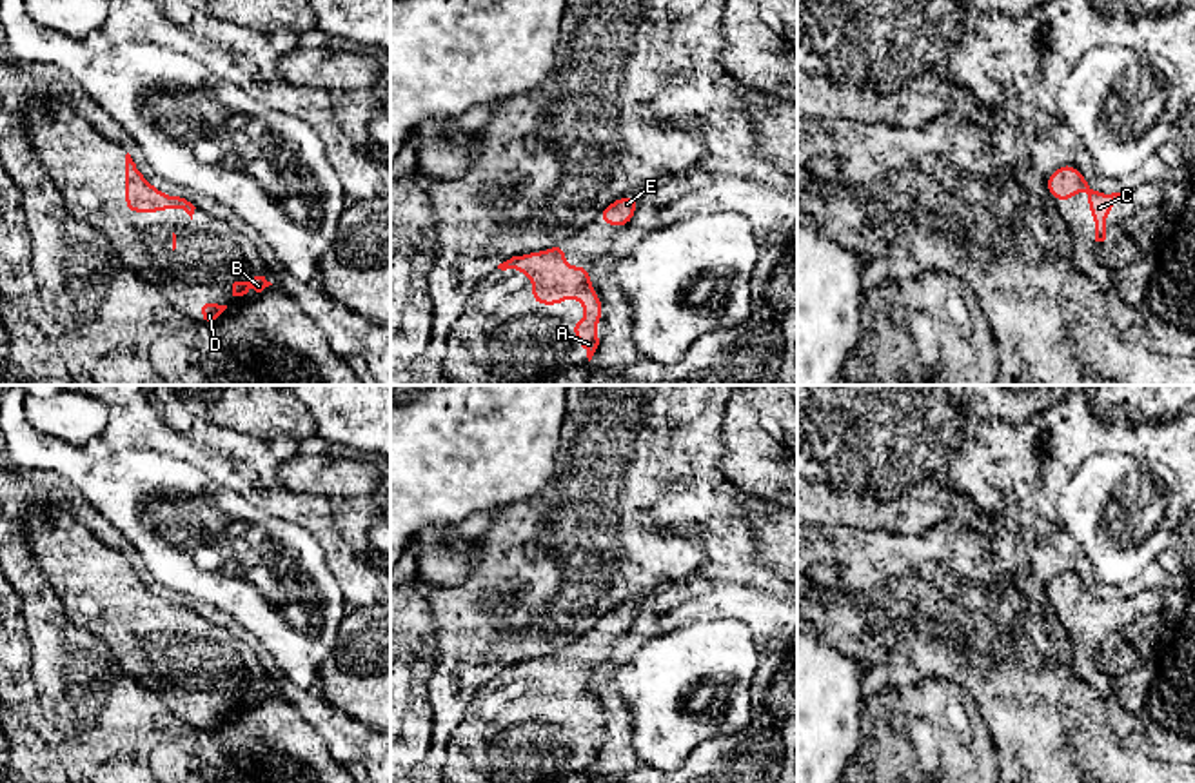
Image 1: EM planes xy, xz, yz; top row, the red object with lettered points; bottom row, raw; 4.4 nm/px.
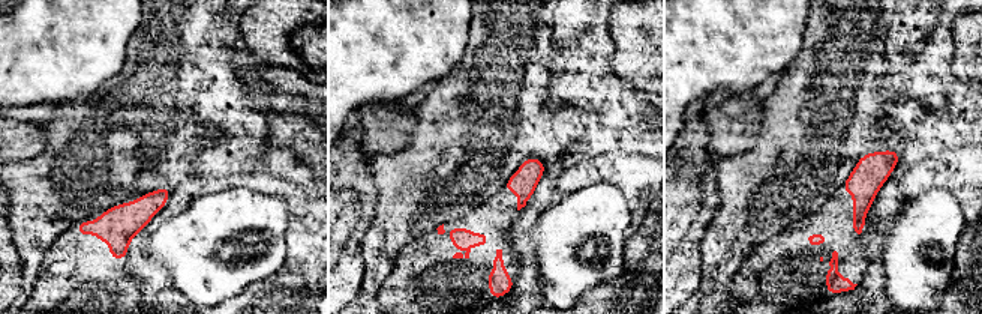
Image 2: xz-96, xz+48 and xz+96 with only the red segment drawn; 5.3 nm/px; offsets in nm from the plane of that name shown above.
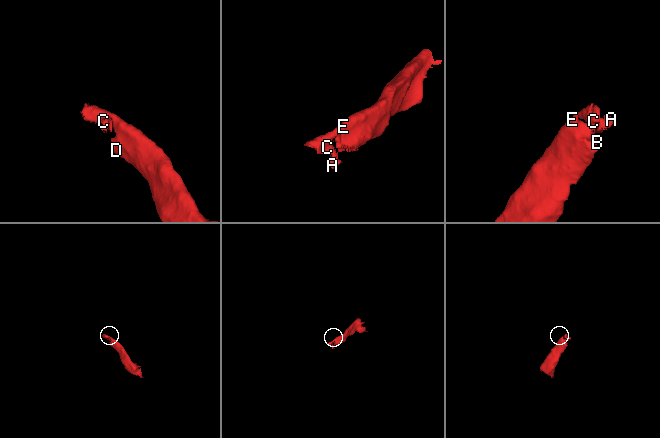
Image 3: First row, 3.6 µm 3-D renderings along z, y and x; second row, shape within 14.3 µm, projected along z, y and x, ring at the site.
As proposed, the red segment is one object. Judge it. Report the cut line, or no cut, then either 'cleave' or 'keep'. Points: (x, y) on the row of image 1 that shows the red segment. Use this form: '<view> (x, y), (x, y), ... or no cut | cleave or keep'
no cut | keep

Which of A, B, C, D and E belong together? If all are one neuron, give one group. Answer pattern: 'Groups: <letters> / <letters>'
Groups: A B C D E

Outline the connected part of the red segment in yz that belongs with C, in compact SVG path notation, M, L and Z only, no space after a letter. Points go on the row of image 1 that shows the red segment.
M1072 164L1057 167L1046 178L1046 189L1052 198L1059 202L1072 202L1077 191L1090 191L1091 196L1086 198L1086 203L1090 207L1091 220L1095 225L1095 242L1106 240L1106 216L1111 213L1113 203L1117 200L1122 200L1124 193L1099 193Z

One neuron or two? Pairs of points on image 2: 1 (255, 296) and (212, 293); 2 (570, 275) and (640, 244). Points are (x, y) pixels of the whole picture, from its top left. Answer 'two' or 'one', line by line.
1: two
2: two

